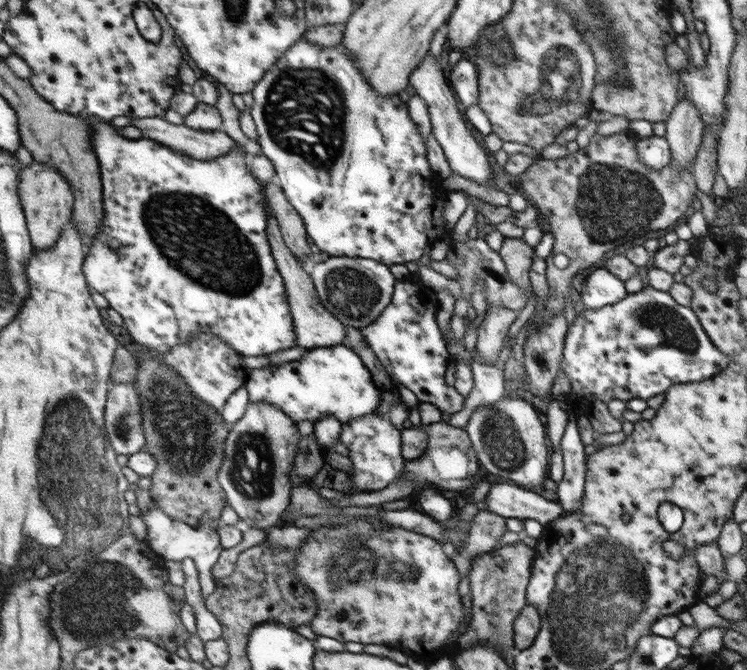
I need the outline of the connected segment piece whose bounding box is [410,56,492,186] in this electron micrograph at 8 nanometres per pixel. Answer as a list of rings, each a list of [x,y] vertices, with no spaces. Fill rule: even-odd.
[[[430,56],[426,58],[411,75],[410,83],[416,90],[416,95],[422,97],[428,105],[430,120],[432,124],[432,135],[436,137],[438,143],[445,152],[445,158],[449,162],[450,169],[454,175],[459,175],[471,181],[478,182],[480,186],[490,186],[492,184],[492,166],[490,166],[490,156],[486,154],[484,146],[472,136],[470,128],[464,122],[464,116],[458,114],[458,104],[454,98],[454,92],[450,90],[446,76],[442,74],[440,64]]]

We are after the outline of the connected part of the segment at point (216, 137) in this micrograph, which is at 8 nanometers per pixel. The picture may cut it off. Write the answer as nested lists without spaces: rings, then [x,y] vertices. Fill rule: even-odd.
[[[163,117],[135,118],[133,123],[146,138],[182,151],[198,160],[213,160],[236,147],[236,142],[222,131],[200,131],[184,124],[172,124]]]

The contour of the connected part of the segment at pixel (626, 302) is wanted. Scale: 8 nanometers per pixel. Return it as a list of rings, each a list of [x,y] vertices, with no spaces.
[[[648,284],[638,292],[628,293],[626,298],[614,305],[580,312],[566,333],[564,355],[560,361],[560,370],[570,380],[572,388],[564,401],[588,404],[590,396],[606,403],[610,400],[623,400],[626,403],[632,398],[646,401],[656,394],[666,393],[672,385],[684,385],[714,377],[728,366],[730,356],[722,354],[722,350],[714,346],[713,340],[704,334],[696,316],[691,308],[676,304],[668,291],[662,292]]]

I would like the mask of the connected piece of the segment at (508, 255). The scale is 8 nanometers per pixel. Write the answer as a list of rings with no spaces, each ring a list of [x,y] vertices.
[[[504,237],[502,247],[499,250],[505,261],[506,270],[509,271],[510,278],[522,289],[531,288],[528,272],[532,262],[534,262],[532,259],[534,251],[534,247],[526,244],[521,238],[508,237]]]

